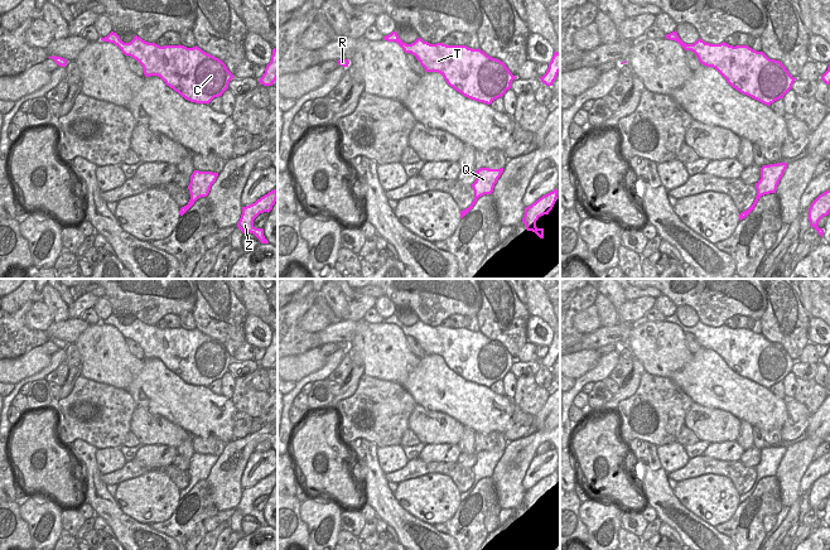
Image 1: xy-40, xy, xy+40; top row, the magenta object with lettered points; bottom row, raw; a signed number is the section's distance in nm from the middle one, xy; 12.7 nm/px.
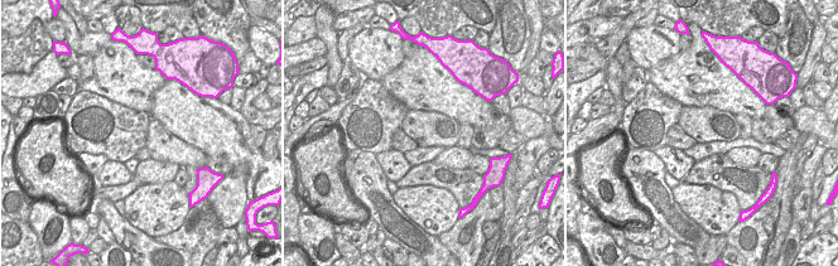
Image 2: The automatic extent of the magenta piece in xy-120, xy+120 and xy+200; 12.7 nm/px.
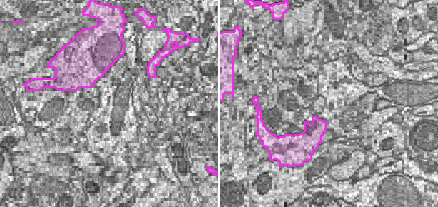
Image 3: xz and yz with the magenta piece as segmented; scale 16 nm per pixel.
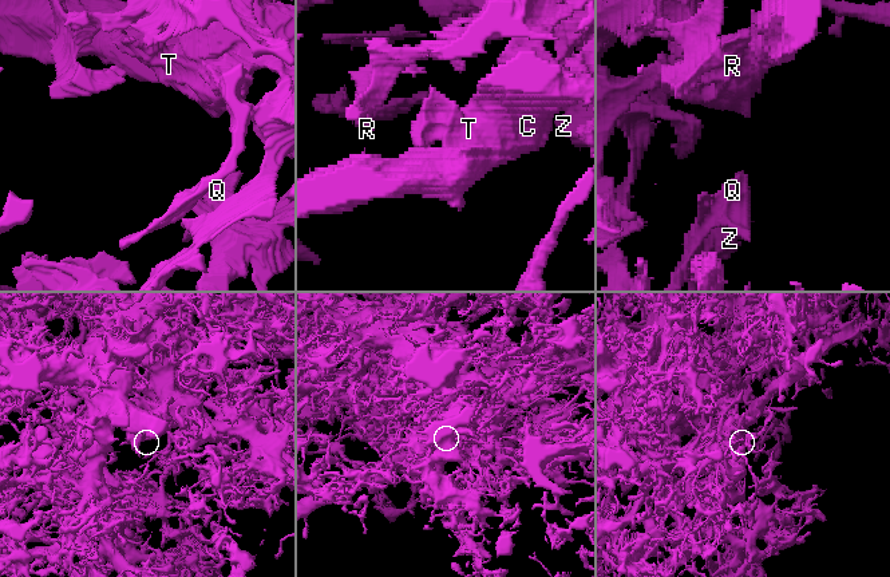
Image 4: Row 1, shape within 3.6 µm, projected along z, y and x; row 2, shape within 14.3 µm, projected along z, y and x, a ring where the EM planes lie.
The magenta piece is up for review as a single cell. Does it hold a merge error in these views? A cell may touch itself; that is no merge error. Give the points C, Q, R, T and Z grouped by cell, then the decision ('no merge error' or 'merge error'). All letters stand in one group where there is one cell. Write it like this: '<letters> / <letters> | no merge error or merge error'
C Q R Z / T | merge error

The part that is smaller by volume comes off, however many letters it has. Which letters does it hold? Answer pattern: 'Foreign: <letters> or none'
Foreign: T

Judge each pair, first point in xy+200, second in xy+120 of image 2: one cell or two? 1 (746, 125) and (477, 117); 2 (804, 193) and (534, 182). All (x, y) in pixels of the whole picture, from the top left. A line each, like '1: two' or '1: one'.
1: two
2: one

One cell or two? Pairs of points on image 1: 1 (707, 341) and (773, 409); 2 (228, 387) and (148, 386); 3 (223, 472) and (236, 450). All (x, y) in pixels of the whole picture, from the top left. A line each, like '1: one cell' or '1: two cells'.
1: one cell
2: two cells
3: one cell

